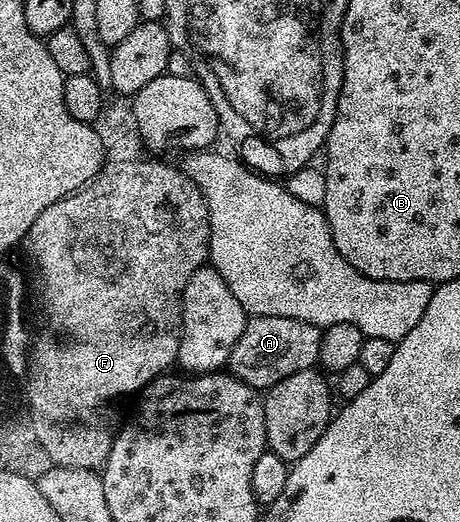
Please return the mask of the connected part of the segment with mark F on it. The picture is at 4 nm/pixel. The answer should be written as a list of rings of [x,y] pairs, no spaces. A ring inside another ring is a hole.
[[[140,157],[131,161],[107,161],[104,162],[103,168],[92,177],[91,182],[85,184],[79,191],[75,191],[71,195],[66,195],[64,199],[53,201],[53,205],[49,205],[49,209],[45,209],[37,217],[37,221],[33,221],[33,225],[27,230],[27,238],[25,240],[25,248],[27,247],[27,255],[31,258],[31,263],[35,266],[35,271],[39,274],[39,287],[43,290],[43,303],[47,306],[47,315],[51,318],[51,323],[59,331],[64,331],[65,334],[71,335],[71,343],[59,343],[56,347],[43,347],[36,353],[35,357],[30,360],[29,365],[33,369],[33,377],[30,381],[30,395],[31,404],[34,404],[34,418],[35,427],[38,428],[39,439],[42,439],[43,446],[47,451],[51,452],[54,459],[58,459],[65,467],[72,467],[73,469],[85,469],[94,471],[102,468],[103,462],[109,457],[109,449],[113,445],[116,432],[121,426],[121,418],[119,414],[123,411],[123,403],[119,399],[127,399],[130,395],[138,393],[142,387],[147,387],[155,378],[158,377],[159,371],[163,371],[166,367],[175,367],[179,358],[179,332],[183,330],[183,294],[185,293],[185,285],[189,285],[189,277],[193,277],[193,273],[199,267],[204,266],[209,259],[209,248],[211,245],[211,214],[207,208],[205,197],[201,193],[201,189],[196,185],[188,175],[184,173],[178,166],[170,167],[167,163],[154,163],[153,160],[147,157]]]

